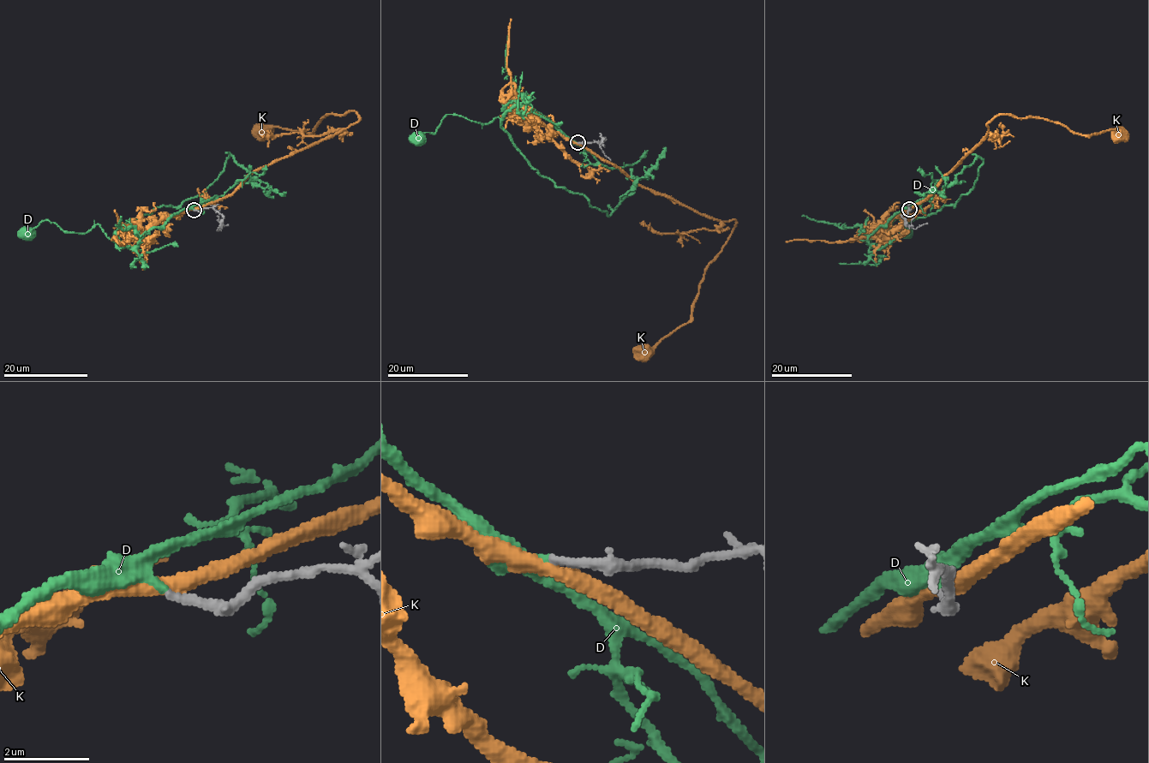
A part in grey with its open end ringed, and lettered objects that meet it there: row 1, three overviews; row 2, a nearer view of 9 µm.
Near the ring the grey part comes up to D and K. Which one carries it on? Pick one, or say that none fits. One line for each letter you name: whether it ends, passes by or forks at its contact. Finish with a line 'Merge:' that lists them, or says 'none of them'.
D: It passes by
Merge: D

